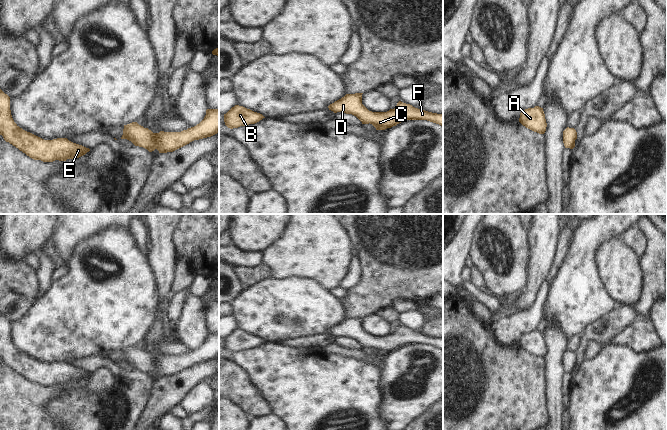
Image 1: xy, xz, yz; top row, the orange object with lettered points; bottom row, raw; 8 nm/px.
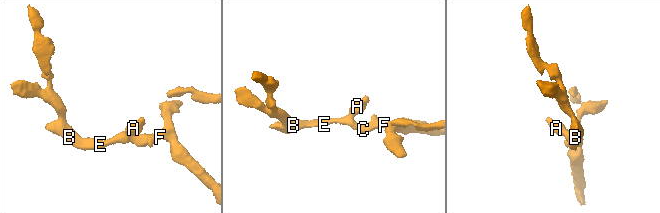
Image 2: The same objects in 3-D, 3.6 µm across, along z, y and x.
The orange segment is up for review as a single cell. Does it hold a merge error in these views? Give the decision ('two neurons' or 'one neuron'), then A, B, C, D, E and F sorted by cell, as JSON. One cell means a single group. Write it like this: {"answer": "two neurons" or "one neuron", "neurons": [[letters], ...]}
{"answer": "one neuron", "neurons": [["A", "B", "C", "D", "E", "F"]]}

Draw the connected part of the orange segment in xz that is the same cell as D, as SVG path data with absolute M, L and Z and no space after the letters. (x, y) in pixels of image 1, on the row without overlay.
M355 317L355 318L346 318L341 323L335 325L334 327L328 330L329 334L333 335L334 337L337 336L344 336L346 338L352 338L356 340L362 348L372 348L376 354L385 354L387 352L391 352L396 350L397 348L407 345L407 344L427 344L436 348L443 350L443 338L437 338L428 336L425 334L421 334L418 332L413 331L410 328L403 327L399 325L394 333L390 333L387 336L372 336L369 335L363 328L362 328L362 318L363 317Z

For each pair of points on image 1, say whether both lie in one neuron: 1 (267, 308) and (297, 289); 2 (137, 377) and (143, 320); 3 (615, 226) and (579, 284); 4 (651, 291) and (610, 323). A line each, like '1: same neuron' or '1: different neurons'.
1: same neuron
2: different neurons
3: same neuron
4: different neurons

